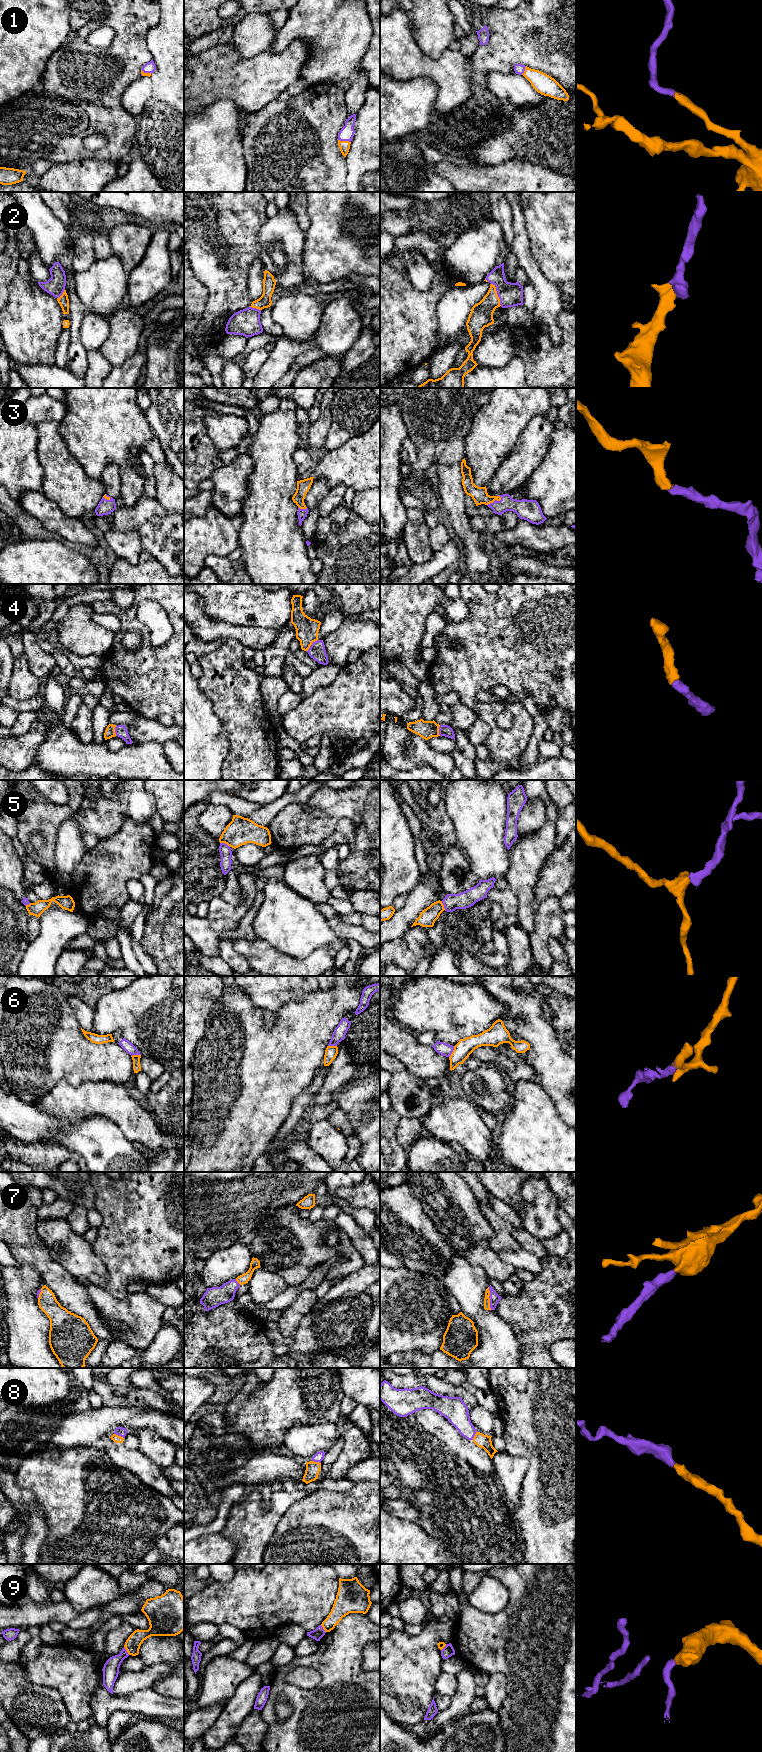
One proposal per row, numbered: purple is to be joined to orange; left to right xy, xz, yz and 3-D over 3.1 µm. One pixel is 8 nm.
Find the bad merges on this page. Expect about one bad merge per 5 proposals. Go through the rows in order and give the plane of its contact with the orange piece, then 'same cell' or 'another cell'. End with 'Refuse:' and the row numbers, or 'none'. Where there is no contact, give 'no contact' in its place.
1: contact in xz; same cell
2: contact in yz; same cell
3: contact in yz; same cell
4: contact in xz; same cell
5: contact in xz; another cell
6: contact in yz; another cell
7: contact in yz; same cell
8: contact in xy; same cell
9: contact in xy; another cell
Refuse: 5, 6, 9

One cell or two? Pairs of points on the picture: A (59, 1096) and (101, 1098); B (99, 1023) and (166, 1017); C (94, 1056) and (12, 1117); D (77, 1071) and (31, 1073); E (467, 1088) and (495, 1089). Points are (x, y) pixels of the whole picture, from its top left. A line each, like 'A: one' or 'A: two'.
A: one
B: one
C: two
D: one
E: one

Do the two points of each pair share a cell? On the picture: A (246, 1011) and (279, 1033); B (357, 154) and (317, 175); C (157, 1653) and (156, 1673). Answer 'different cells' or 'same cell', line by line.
A: same cell
B: different cells
C: different cells

